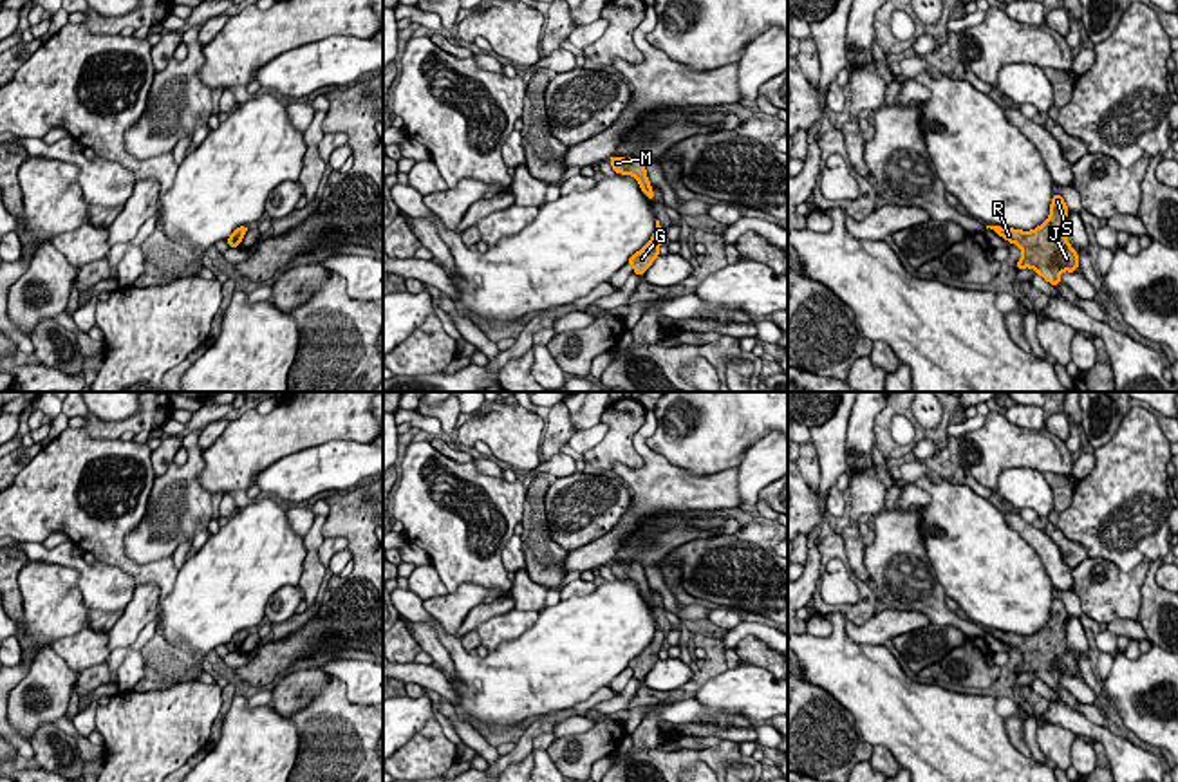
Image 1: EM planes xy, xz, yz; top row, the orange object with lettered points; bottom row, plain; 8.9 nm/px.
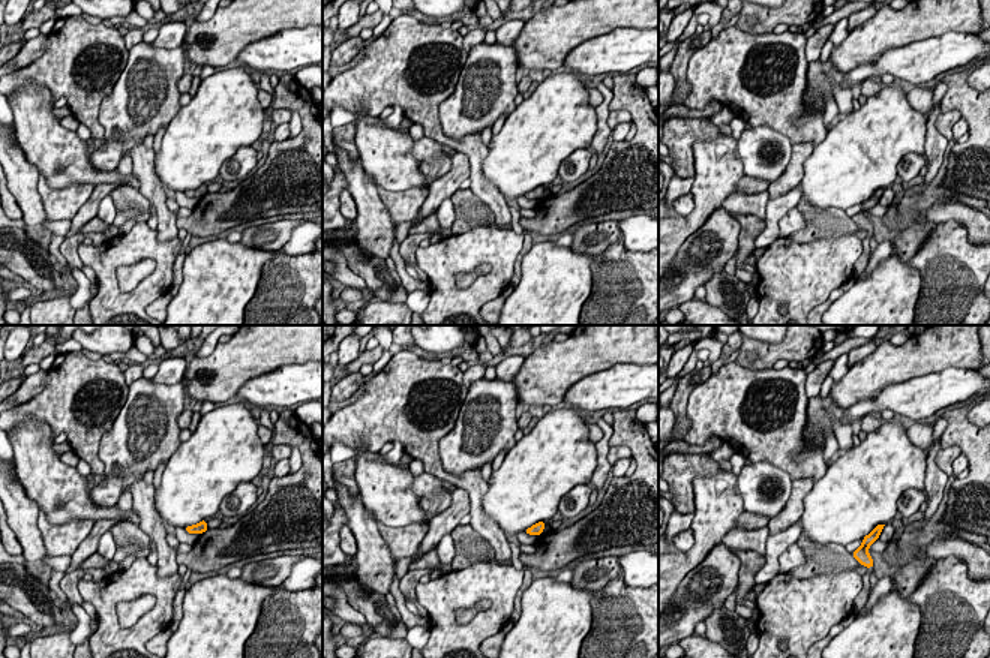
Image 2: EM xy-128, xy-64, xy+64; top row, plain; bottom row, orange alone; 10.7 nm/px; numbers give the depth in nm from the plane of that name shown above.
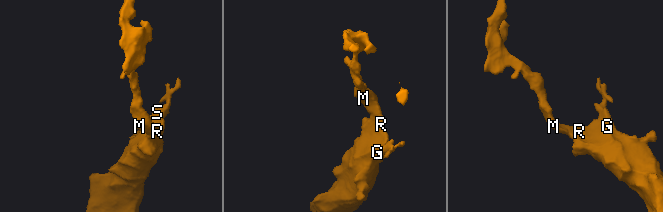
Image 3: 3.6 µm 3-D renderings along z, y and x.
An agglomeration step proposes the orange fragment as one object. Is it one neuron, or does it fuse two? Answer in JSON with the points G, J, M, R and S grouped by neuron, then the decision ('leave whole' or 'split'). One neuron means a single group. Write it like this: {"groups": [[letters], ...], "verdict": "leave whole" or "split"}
{"groups": [["G", "J", "M", "R", "S"]], "verdict": "leave whole"}

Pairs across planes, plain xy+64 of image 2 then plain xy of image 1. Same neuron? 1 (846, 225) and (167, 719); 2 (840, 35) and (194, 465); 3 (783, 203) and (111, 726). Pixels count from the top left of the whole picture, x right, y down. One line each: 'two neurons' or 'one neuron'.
1: two neurons
2: one neuron
3: two neurons

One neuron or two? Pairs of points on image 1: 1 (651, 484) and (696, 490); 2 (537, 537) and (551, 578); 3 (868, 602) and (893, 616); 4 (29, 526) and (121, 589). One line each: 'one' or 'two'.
1: one
2: one
3: two
4: two

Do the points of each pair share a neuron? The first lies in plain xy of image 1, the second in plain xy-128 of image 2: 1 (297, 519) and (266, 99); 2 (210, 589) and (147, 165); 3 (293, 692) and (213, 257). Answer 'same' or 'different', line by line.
1: same
2: different
3: different

